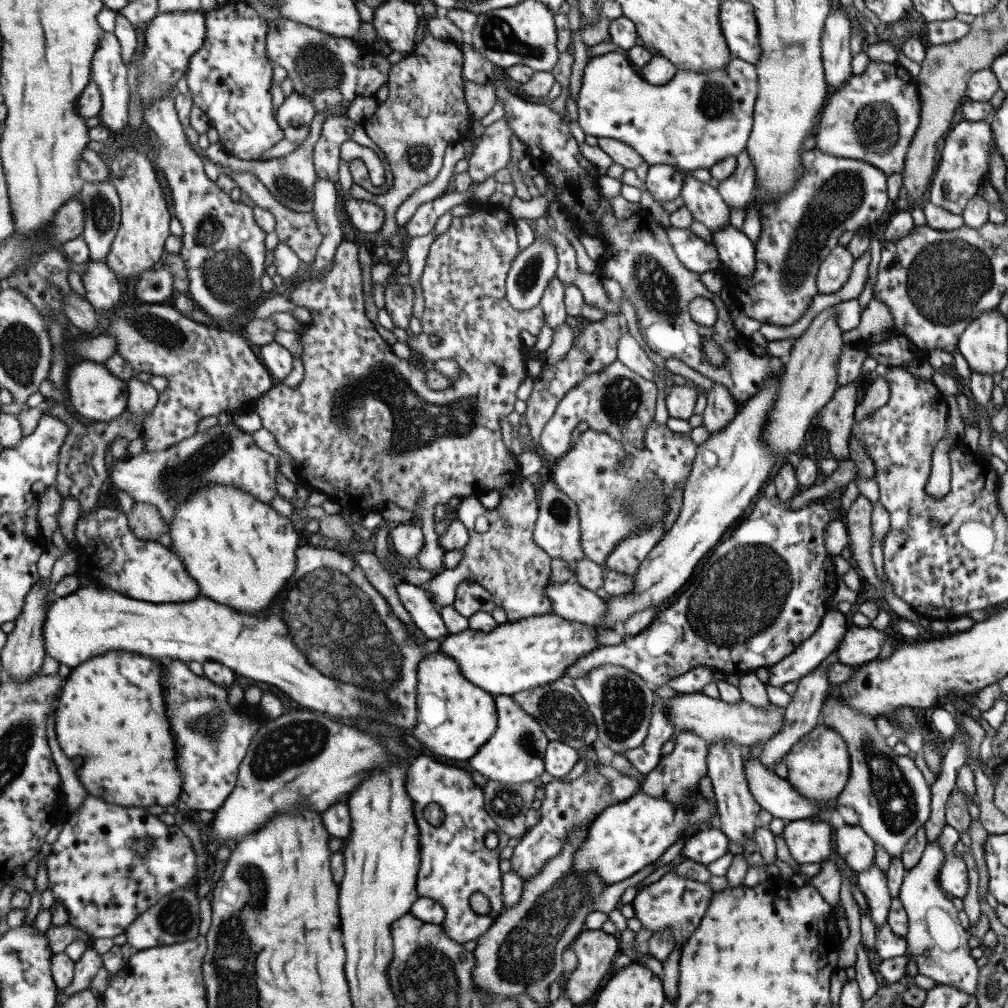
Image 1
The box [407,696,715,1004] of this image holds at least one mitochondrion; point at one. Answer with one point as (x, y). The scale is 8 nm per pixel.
(527, 957)

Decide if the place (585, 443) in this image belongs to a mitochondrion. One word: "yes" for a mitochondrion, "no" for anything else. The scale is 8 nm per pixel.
no

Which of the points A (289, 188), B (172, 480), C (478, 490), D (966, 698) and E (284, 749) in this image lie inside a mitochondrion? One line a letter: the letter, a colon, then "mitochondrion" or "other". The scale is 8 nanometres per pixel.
A: mitochondrion
B: mitochondrion
C: other
D: other
E: mitochondrion

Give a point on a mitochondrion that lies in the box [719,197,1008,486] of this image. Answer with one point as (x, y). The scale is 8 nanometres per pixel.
(946, 278)

